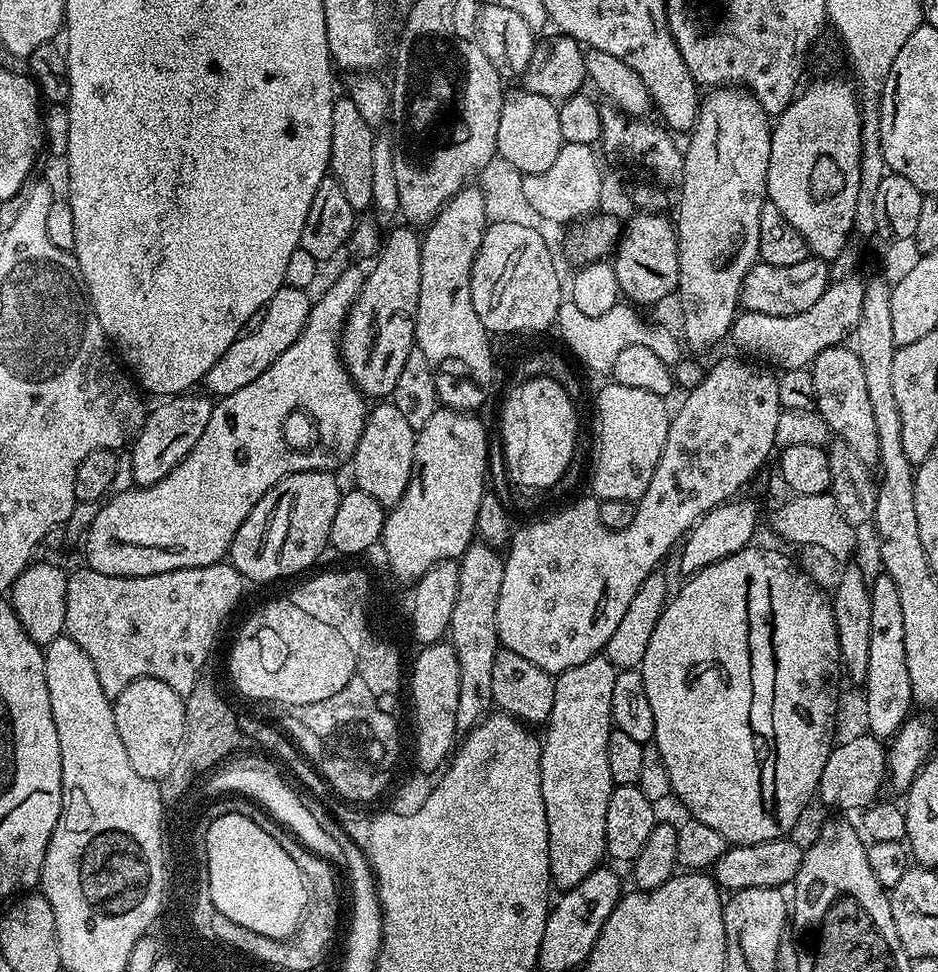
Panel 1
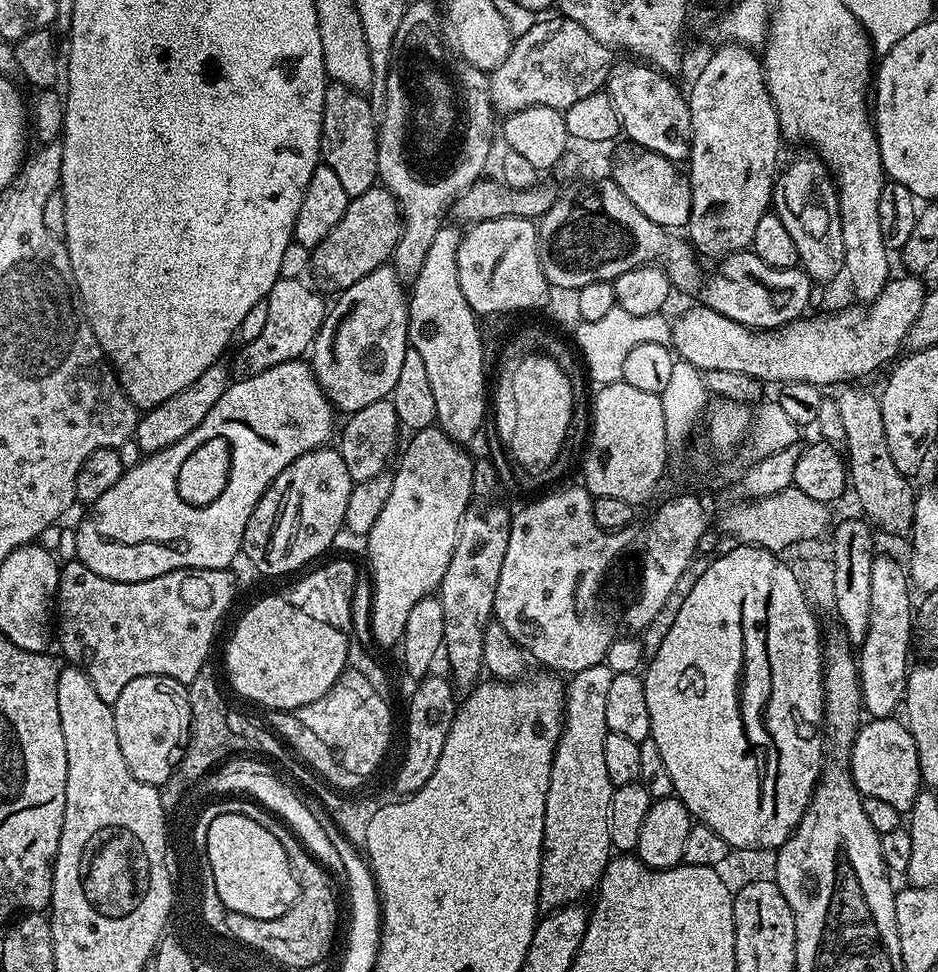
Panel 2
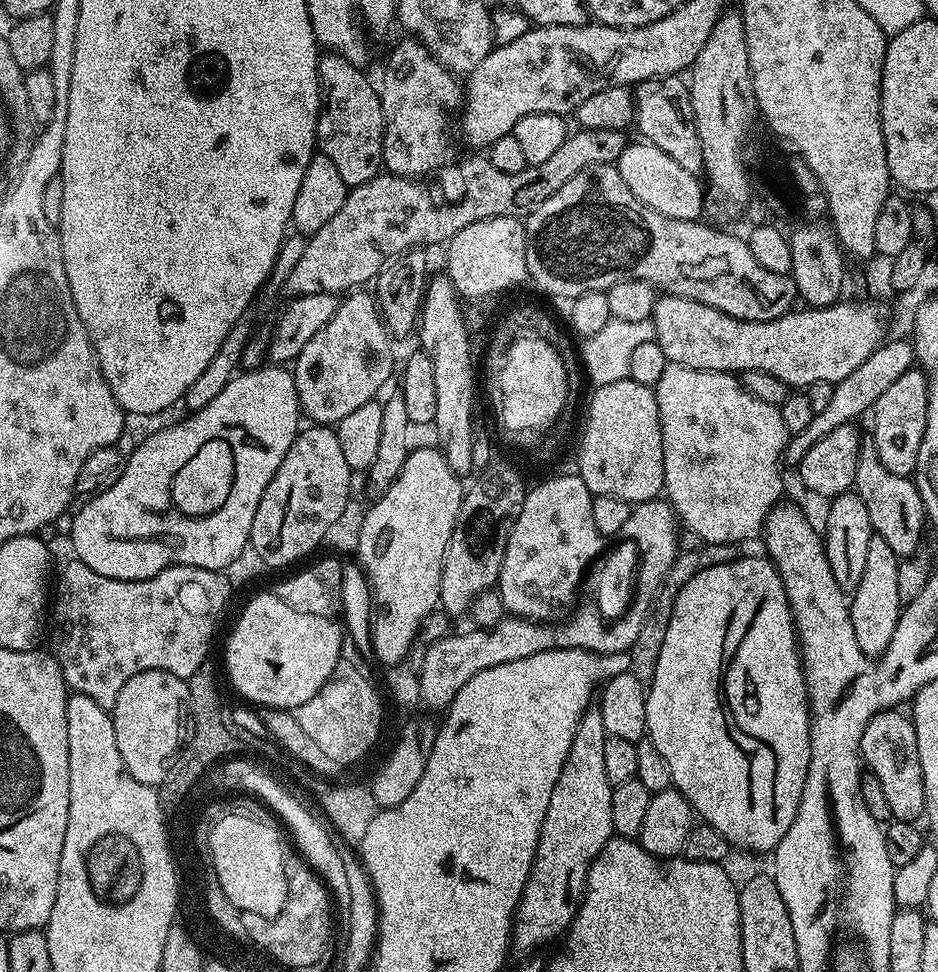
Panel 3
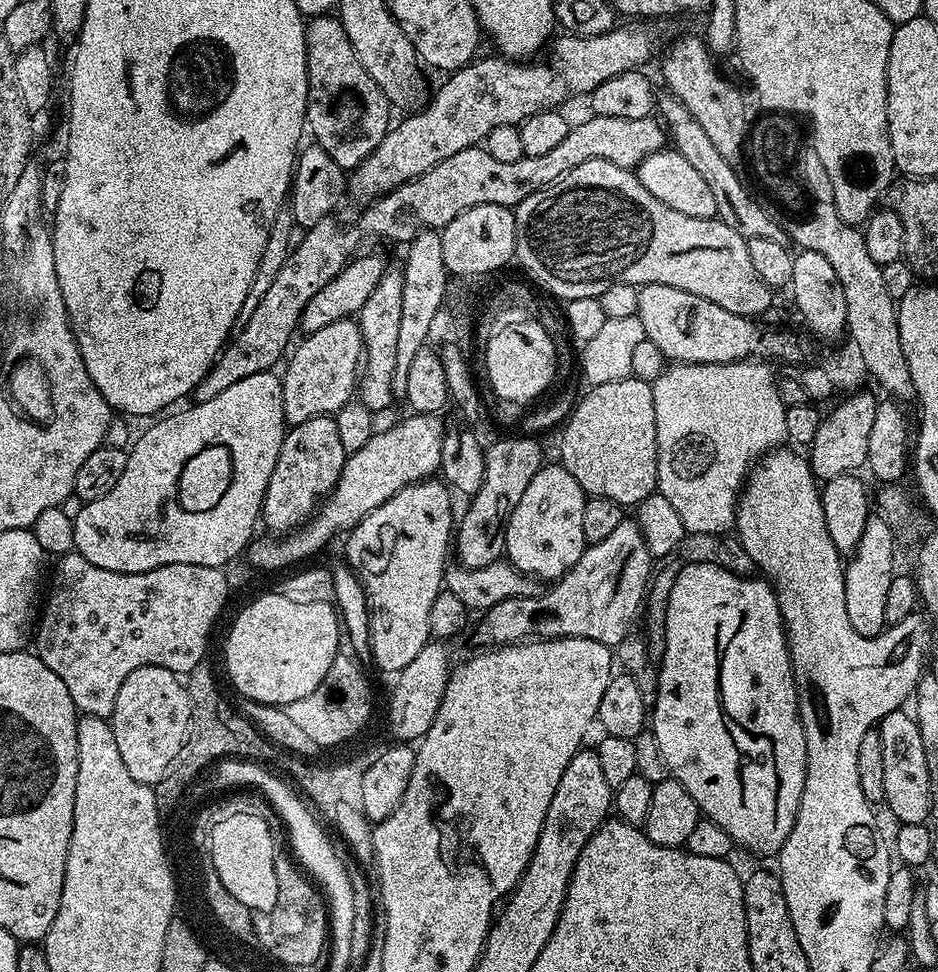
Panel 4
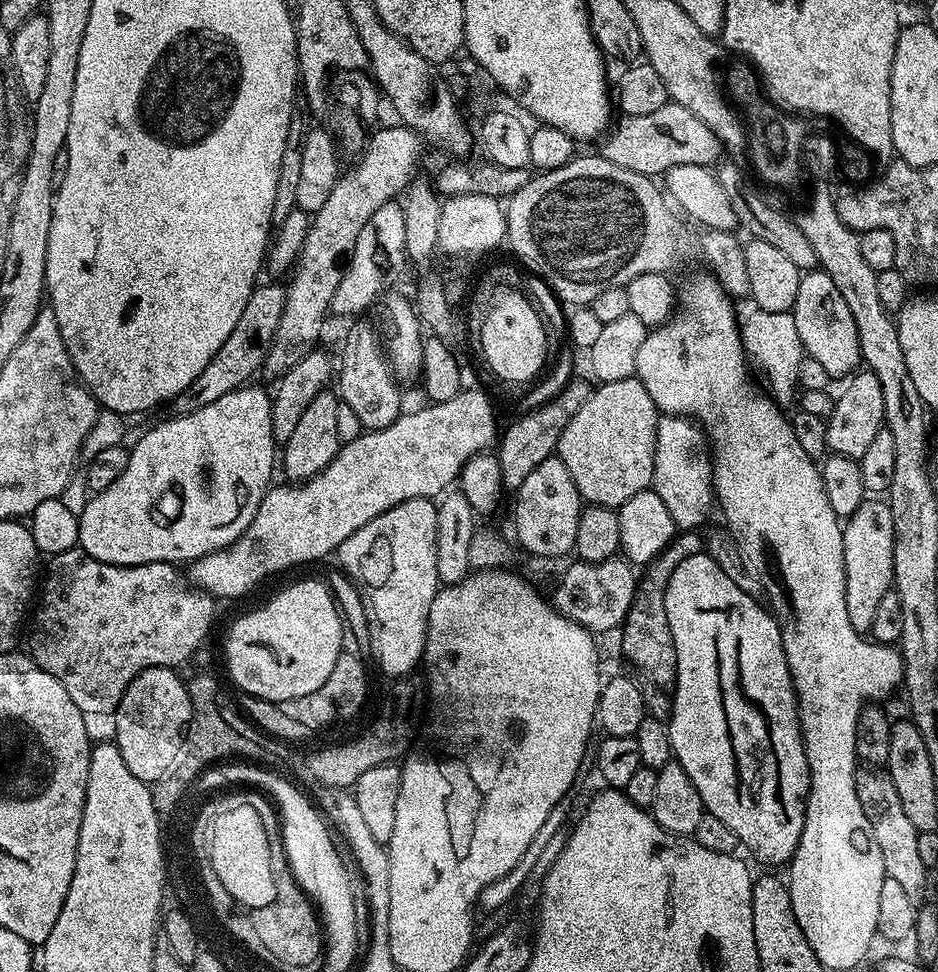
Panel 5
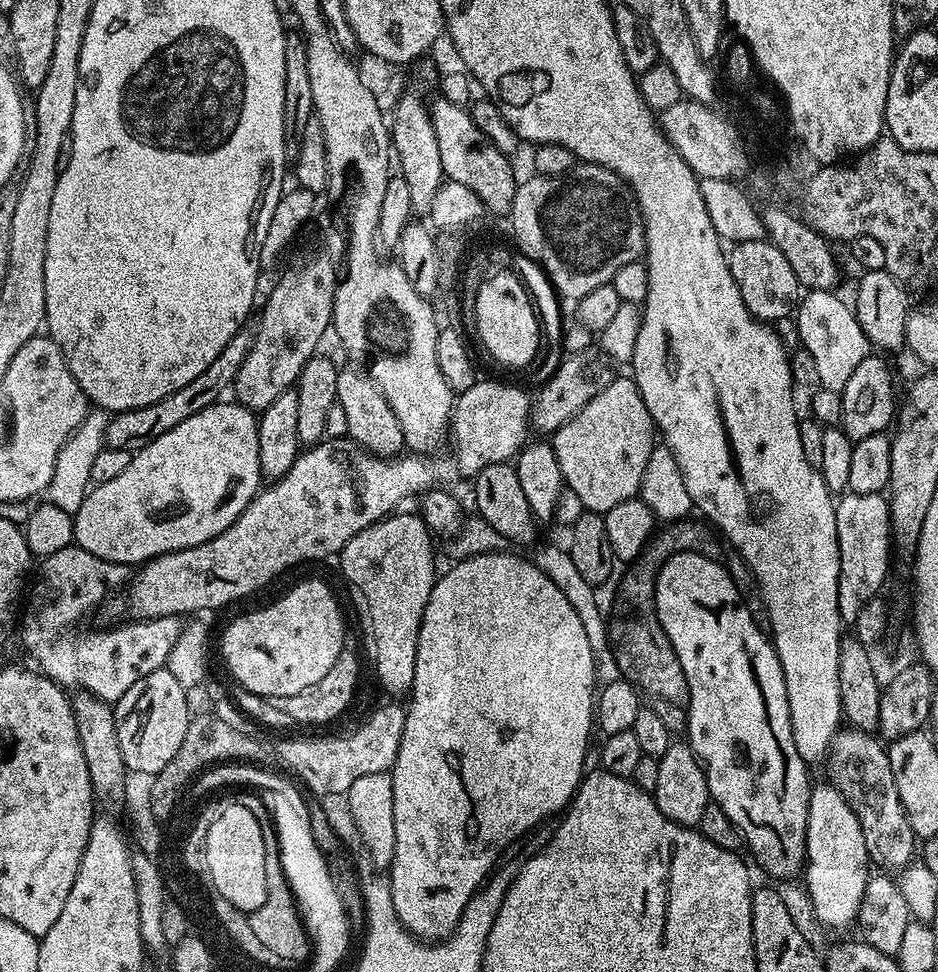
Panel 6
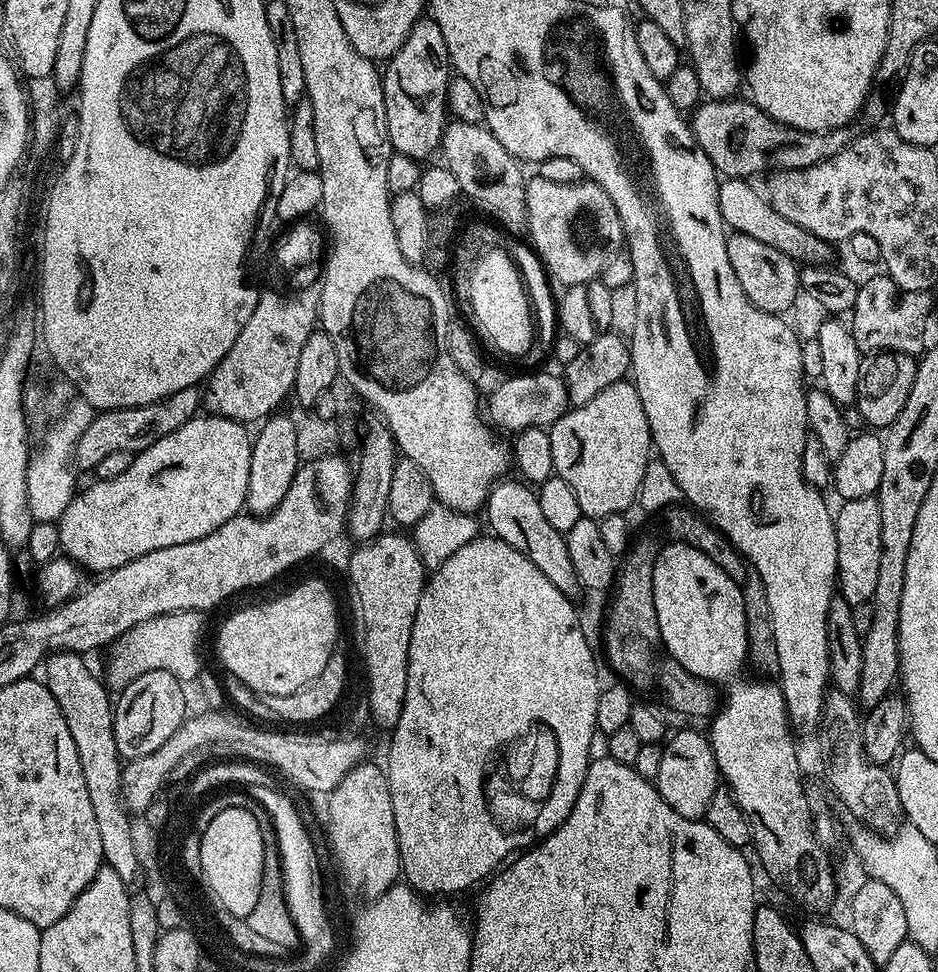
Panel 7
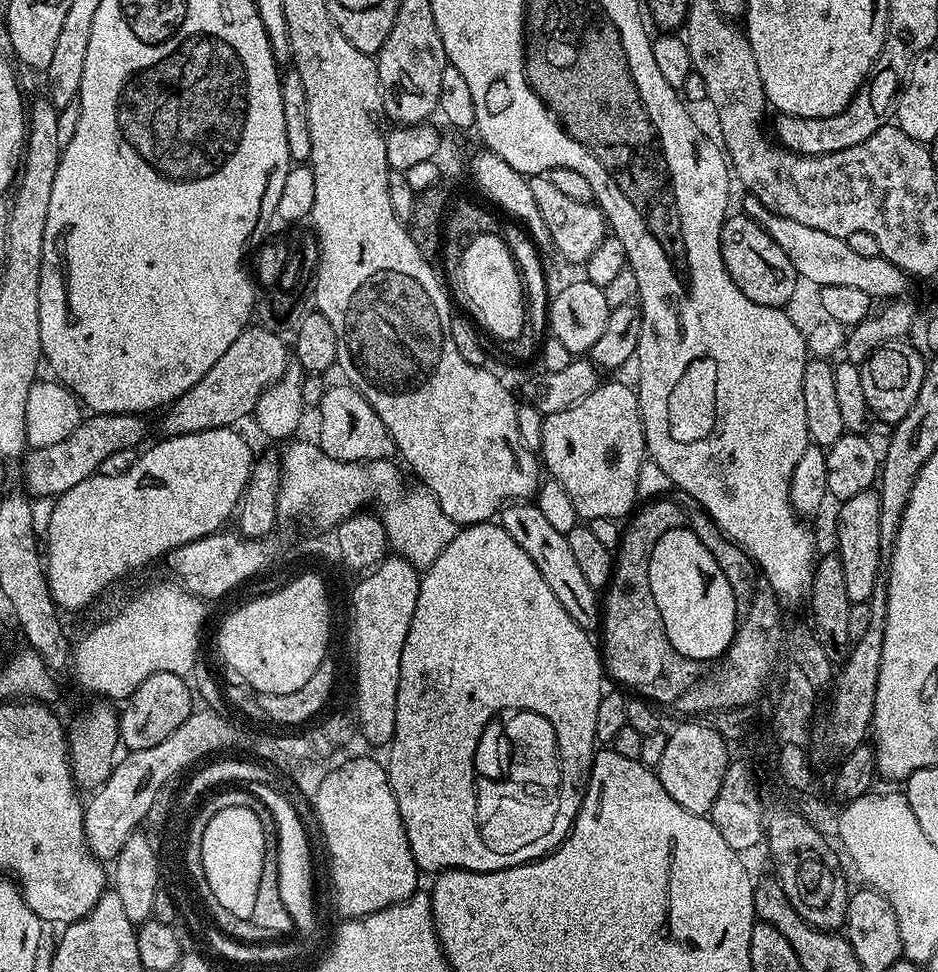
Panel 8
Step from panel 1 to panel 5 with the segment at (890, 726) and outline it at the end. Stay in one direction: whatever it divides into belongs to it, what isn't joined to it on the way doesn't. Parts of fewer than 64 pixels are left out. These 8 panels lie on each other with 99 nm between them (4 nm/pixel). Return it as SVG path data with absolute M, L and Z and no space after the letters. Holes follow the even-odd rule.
M865 498L842 524L844 529L844 569L846 570L846 615L857 634L872 631L878 601L893 591L894 514L880 498Z

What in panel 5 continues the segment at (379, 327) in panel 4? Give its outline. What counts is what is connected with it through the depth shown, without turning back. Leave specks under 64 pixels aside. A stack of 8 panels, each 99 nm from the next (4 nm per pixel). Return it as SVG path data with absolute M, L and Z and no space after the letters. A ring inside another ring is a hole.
M364 318L349 324L352 325L344 336L344 345L340 348L340 360L338 356L339 399L346 406L350 406L350 410L354 410L354 415L358 417L358 422L362 422L365 430L385 428L402 415L399 388L401 385L388 362L388 353L384 350L377 325L367 324Z

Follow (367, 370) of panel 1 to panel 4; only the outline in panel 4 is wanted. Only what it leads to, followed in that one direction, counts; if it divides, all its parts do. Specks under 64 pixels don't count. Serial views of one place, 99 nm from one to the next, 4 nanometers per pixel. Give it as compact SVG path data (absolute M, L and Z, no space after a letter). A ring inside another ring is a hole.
M355 319L331 322L320 330L307 333L303 339L300 345L297 343L291 349L283 365L282 410L288 426L335 414L347 400L353 399L362 367L364 343Z

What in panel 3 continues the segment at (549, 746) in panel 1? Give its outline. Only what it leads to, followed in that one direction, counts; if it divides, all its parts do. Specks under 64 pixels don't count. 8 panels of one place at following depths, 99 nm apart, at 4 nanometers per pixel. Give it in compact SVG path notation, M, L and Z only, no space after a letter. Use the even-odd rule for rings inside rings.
M589 706L574 730L570 754L566 754L562 774L558 774L558 782L554 782L550 806L546 806L546 818L542 822L532 869L526 878L516 914L512 917L510 948L513 953L535 953L532 951L542 947L547 940L555 936L563 937L567 933L584 901L592 860L598 858L606 842L614 835L610 818L610 798L614 786L606 778L608 737L606 726L602 726L599 707Z

